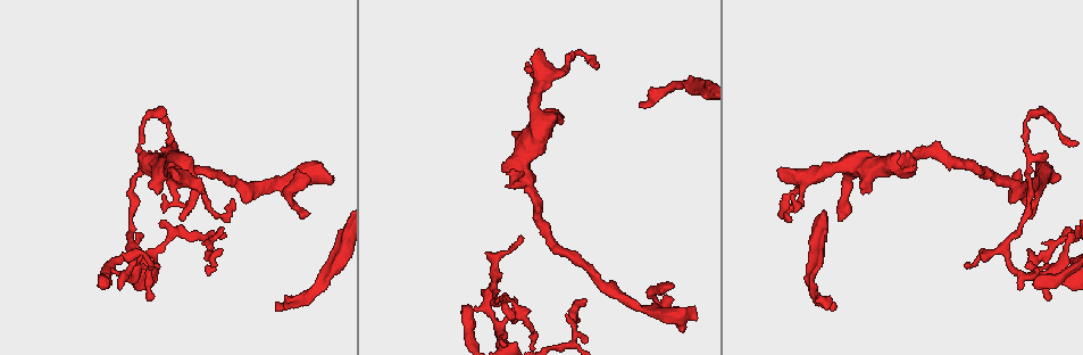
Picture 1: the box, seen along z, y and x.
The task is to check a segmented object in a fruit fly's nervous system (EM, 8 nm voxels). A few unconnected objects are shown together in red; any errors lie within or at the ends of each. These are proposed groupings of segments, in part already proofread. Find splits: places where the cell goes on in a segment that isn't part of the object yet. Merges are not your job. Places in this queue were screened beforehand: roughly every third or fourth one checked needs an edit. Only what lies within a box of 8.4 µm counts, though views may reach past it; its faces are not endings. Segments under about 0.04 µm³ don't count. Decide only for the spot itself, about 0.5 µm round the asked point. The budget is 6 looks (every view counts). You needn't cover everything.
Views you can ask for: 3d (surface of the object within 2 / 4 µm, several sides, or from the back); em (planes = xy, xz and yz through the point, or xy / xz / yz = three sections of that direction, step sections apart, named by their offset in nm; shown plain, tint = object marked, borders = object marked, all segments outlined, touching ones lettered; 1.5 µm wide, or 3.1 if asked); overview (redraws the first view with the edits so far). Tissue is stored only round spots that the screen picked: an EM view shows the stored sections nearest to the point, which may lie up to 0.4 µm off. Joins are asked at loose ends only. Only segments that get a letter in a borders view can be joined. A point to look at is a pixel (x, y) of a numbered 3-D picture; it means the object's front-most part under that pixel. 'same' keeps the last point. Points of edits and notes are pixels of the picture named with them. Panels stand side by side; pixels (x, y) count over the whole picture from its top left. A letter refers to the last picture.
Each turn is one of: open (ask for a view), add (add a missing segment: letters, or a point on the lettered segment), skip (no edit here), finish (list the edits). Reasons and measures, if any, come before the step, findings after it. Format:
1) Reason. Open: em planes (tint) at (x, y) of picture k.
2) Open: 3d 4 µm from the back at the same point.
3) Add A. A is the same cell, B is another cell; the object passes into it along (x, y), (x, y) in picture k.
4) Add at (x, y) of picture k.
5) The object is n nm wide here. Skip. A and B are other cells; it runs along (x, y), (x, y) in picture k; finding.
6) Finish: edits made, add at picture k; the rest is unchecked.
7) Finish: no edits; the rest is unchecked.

Tapers out. Open: em yz step 8 (tint) at (966, 267) of picture 1.

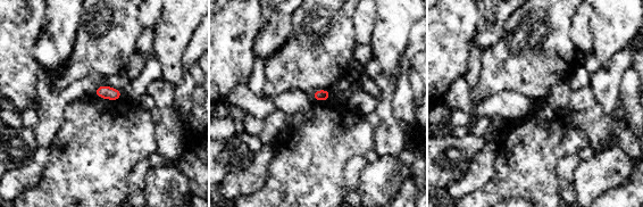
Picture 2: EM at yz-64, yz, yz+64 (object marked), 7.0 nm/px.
Open: em planes (borders) at the same point.

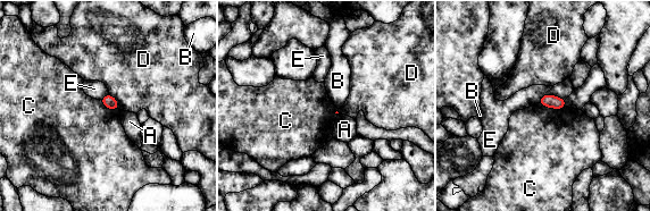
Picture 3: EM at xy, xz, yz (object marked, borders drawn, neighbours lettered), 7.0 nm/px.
The longest contact is with C, 220 nm. Skip. A, B, C, D and E are other cells; a border runs along (536, 103), (557, 109), (566, 107) in picture 3; no lettered segment goes on from it.

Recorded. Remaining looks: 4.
Thin end. Open: 3d 2 µm from the back at (838, 219) of picture 1.

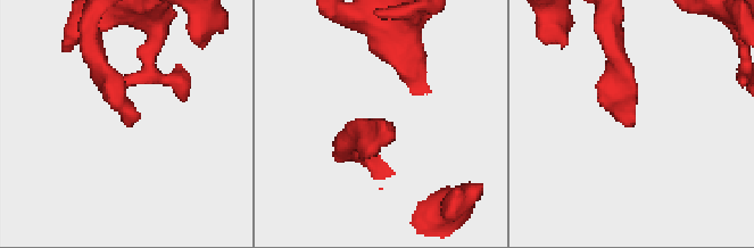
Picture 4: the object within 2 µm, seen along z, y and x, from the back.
Need the tissue. Open: em xy step 4 (tint) at (385, 123) of picture 4.

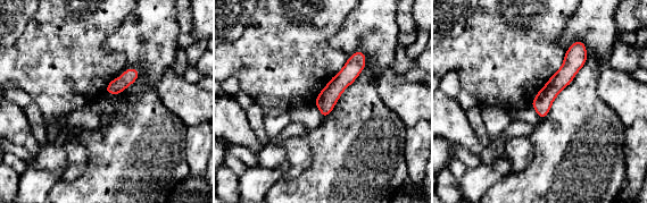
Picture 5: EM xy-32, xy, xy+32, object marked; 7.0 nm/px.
Another direction. Open: em planes (borders) at the same point.

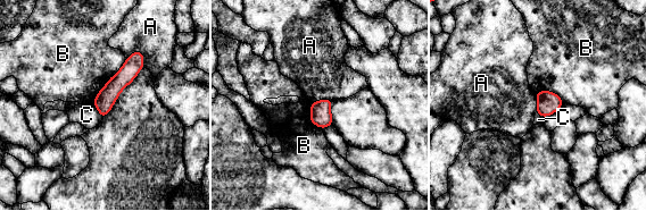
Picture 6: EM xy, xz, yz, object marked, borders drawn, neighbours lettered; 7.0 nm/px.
Skip. A, B and C are other cells; a border runs along (126, 58), (140, 50), (145, 64) in picture 6; none of them fits.

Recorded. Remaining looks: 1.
Finish: no edits; the rest is unchecked.

